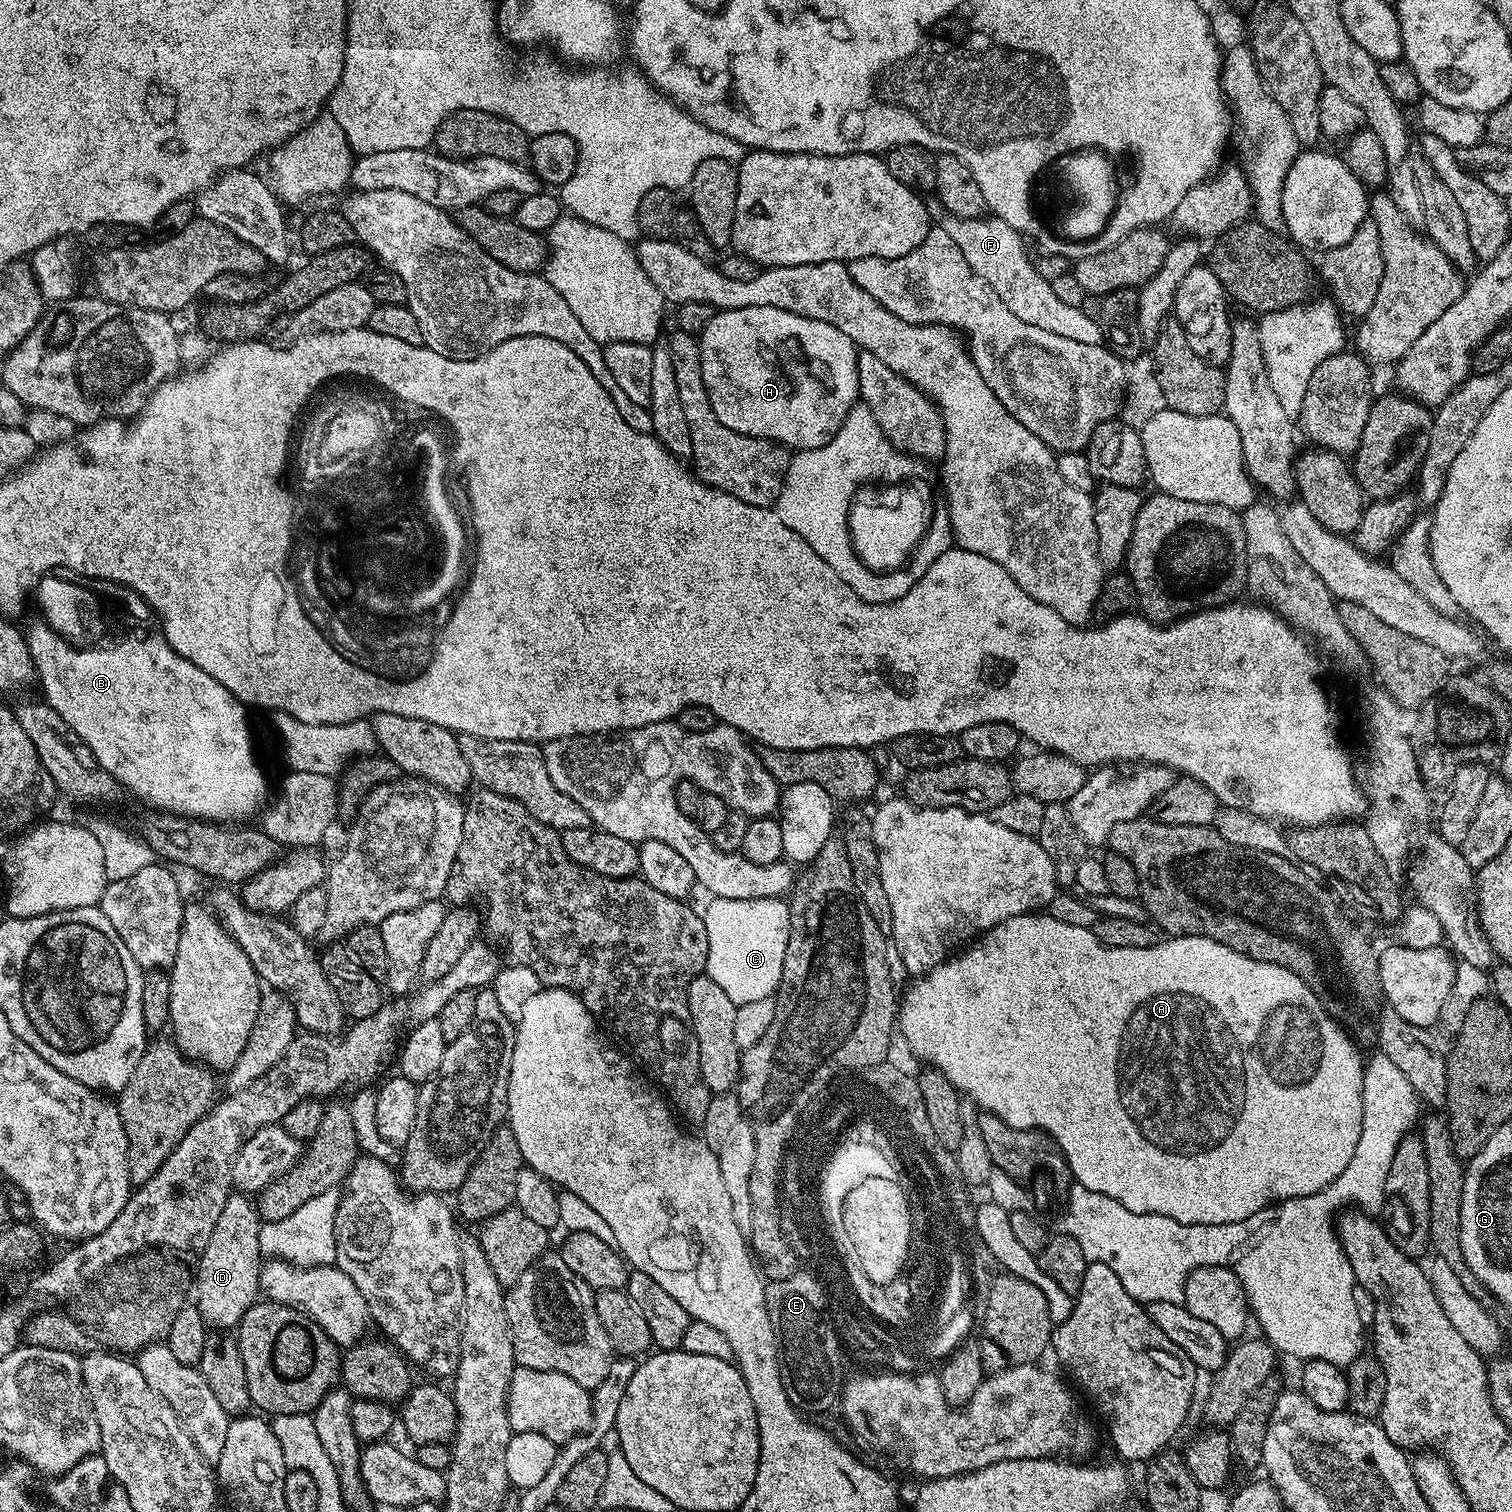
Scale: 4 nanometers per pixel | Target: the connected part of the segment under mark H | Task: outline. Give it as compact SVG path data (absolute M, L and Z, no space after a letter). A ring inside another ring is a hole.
M746 306L738 310L720 310L706 322L704 329L698 333L700 342L700 357L702 358L702 382L708 391L710 406L714 406L714 414L718 414L718 422L722 426L730 426L738 434L746 438L762 438L763 440L774 440L777 444L784 445L789 450L803 450L805 448L821 448L838 434L842 422L850 414L850 410L856 407L860 391L858 390L858 362L856 357L858 349L842 330L826 322L818 322L814 318L799 316L786 310L778 310L774 306Z

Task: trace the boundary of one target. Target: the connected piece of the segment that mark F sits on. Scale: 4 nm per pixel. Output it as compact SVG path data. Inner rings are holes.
M936 198L929 199L927 205L929 217L942 217L938 220L939 227L944 228L946 234L950 234L950 238L954 238L958 250L962 250L962 258L970 262L970 270L978 274L978 278L982 278L982 282L986 282L990 290L994 290L994 294L998 294L998 298L1006 302L1006 306L1010 306L1010 314L1022 318L1022 322L1030 322L1030 326L1038 326L1042 330L1050 330L1053 334L1059 334L1061 338L1071 338L1076 342L1090 342L1091 344L1101 343L1102 337L1098 325L1087 316L1083 308L1075 308L1061 302L1054 294L1052 281L1042 278L1042 274L1038 274L1038 270L1032 265L1031 259L1027 255L1024 257L1025 237L1021 233L1015 232L1009 224L995 218L970 220L961 216L947 215L939 199Z

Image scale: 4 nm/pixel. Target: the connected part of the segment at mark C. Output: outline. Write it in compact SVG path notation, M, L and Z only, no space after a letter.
M712 898L702 908L708 939L706 974L726 990L737 1006L775 997L780 987L786 942L790 942L790 910L780 898Z

